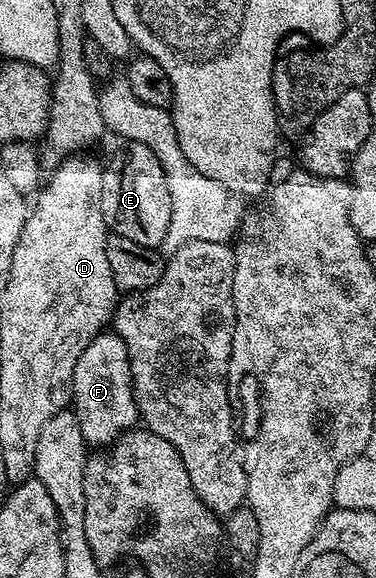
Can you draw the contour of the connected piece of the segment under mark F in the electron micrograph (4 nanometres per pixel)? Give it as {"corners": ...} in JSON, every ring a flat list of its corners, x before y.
{"corners":[[102,332,91,340,79,356,73,373,71,409,79,420,86,443,105,448,138,425,137,402,133,399,133,377,129,371,127,348,114,332]]}

